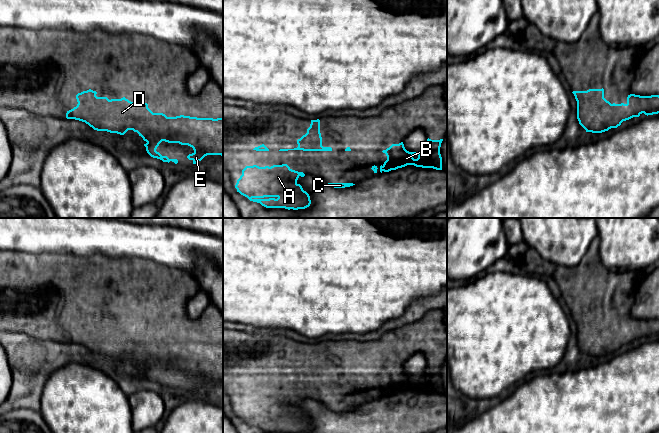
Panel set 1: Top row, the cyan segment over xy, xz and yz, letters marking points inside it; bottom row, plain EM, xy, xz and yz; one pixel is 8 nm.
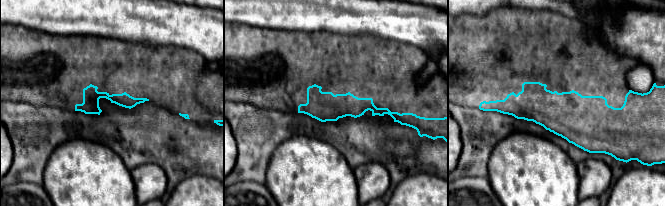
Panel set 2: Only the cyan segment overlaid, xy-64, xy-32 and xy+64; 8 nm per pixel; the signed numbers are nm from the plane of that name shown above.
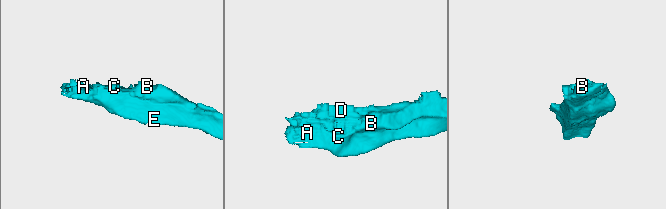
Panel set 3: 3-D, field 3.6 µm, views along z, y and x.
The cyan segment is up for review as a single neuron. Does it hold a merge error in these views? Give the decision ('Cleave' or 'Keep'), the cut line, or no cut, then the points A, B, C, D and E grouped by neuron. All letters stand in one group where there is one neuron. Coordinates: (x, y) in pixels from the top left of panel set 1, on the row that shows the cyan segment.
Keep. No split. Groups: A B C D E

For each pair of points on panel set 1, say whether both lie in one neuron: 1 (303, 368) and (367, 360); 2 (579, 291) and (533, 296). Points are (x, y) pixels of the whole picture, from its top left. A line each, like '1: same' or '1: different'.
1: same
2: different

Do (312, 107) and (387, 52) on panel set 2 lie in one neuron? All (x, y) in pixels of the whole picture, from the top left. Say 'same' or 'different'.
same

